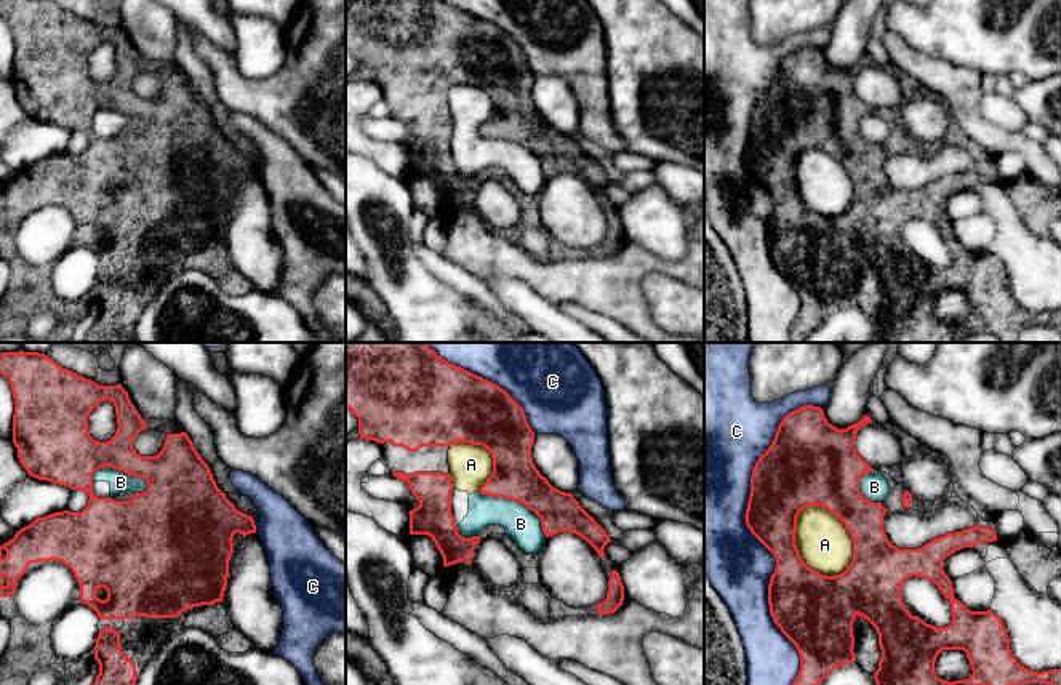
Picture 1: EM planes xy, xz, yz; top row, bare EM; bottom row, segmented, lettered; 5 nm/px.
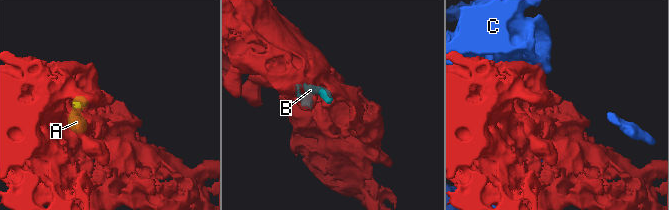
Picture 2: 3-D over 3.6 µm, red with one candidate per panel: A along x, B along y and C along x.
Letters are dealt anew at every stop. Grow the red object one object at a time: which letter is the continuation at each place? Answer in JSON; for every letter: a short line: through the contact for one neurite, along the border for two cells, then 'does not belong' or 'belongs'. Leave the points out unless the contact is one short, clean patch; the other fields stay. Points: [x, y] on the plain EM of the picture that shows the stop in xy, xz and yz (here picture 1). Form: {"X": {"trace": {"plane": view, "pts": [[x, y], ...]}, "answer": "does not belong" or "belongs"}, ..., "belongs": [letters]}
{"A": {"answer": "does not belong"}, "B": {"answer": "does not belong"}, "C": {"answer": "does not belong"}, "belongs": []}

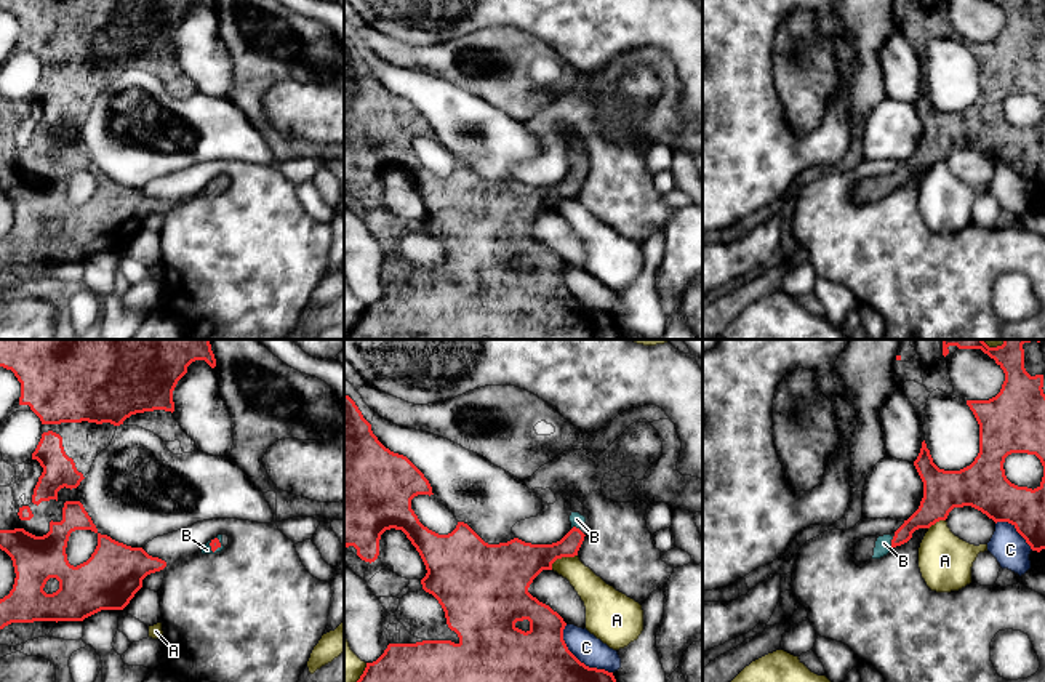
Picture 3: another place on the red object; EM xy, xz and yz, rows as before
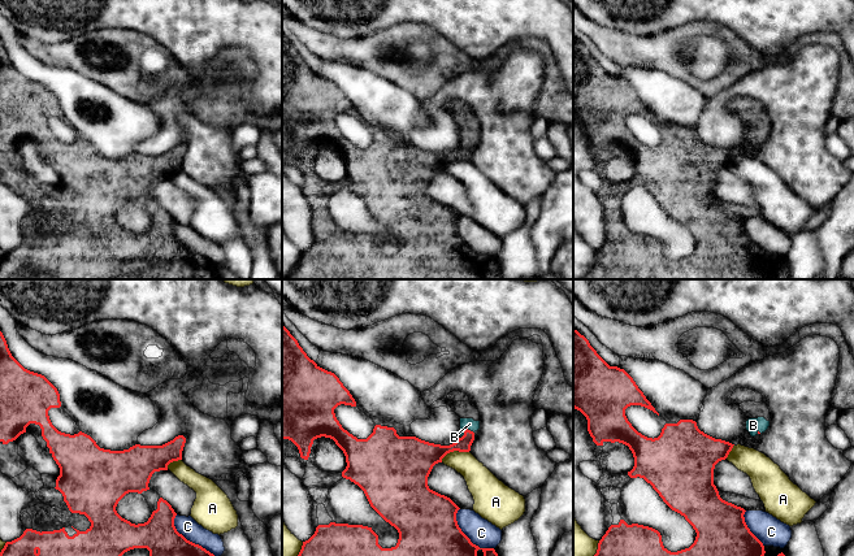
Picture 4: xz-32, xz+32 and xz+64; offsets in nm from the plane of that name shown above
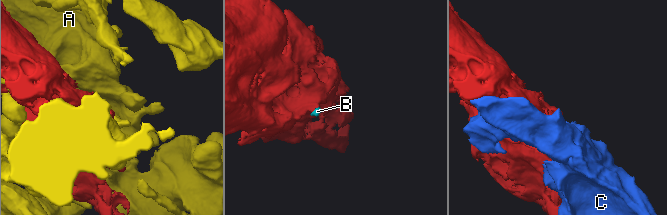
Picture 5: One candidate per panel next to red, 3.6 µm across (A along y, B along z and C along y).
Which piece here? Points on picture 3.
{"A": {"answer": "does not belong"}, "B": {"trace": {"plane": "yz", "pts": [[930, 152], [892, 184], [884, 184]]}, "answer": "belongs"}, "C": {"answer": "does not belong"}, "belongs": ["B"]}

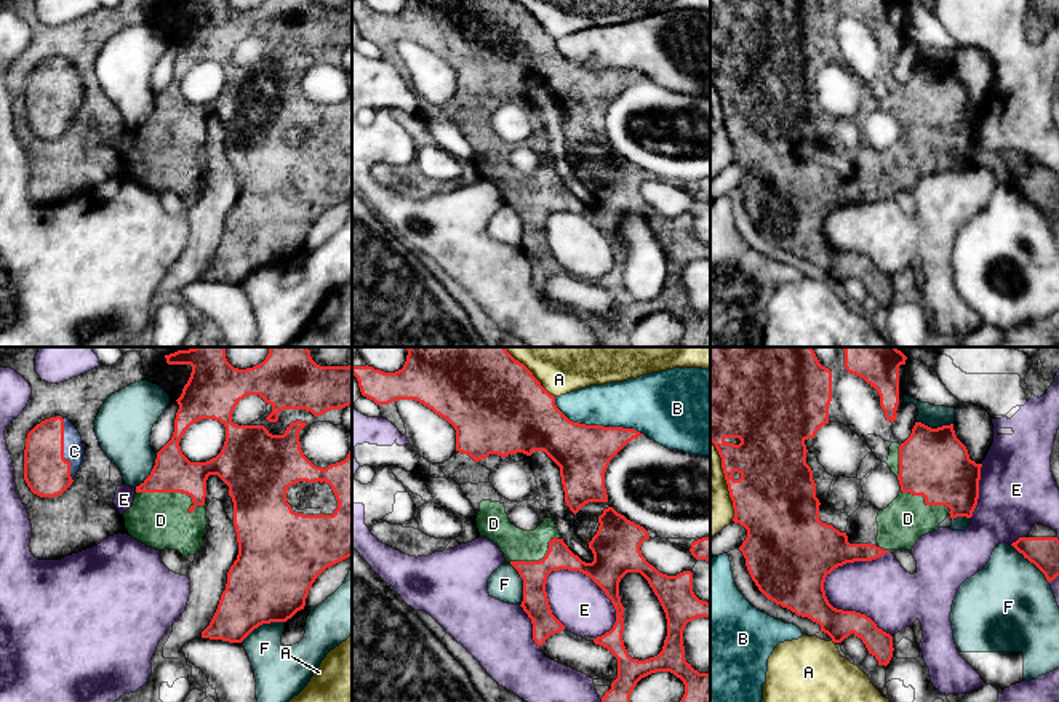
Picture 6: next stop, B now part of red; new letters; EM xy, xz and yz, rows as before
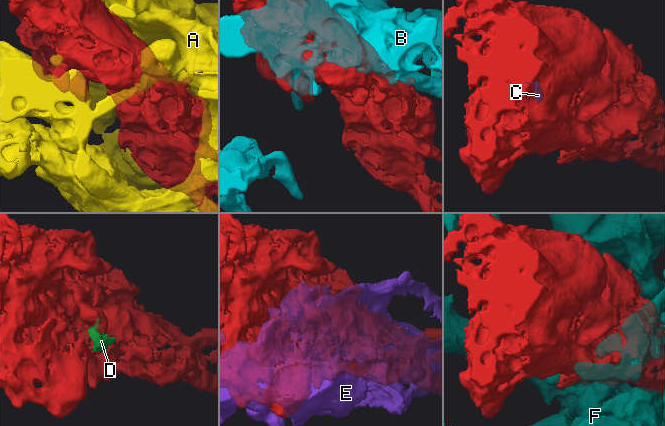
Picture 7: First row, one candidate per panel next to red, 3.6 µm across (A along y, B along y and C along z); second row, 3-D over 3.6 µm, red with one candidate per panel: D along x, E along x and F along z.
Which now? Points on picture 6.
{"A": {"answer": "does not belong"}, "B": {"answer": "does not belong"}, "C": {"answer": "belongs"}, "D": {"answer": "belongs"}, "E": {"answer": "does not belong"}, "F": {"answer": "does not belong"}, "belongs": ["C", "D"]}

